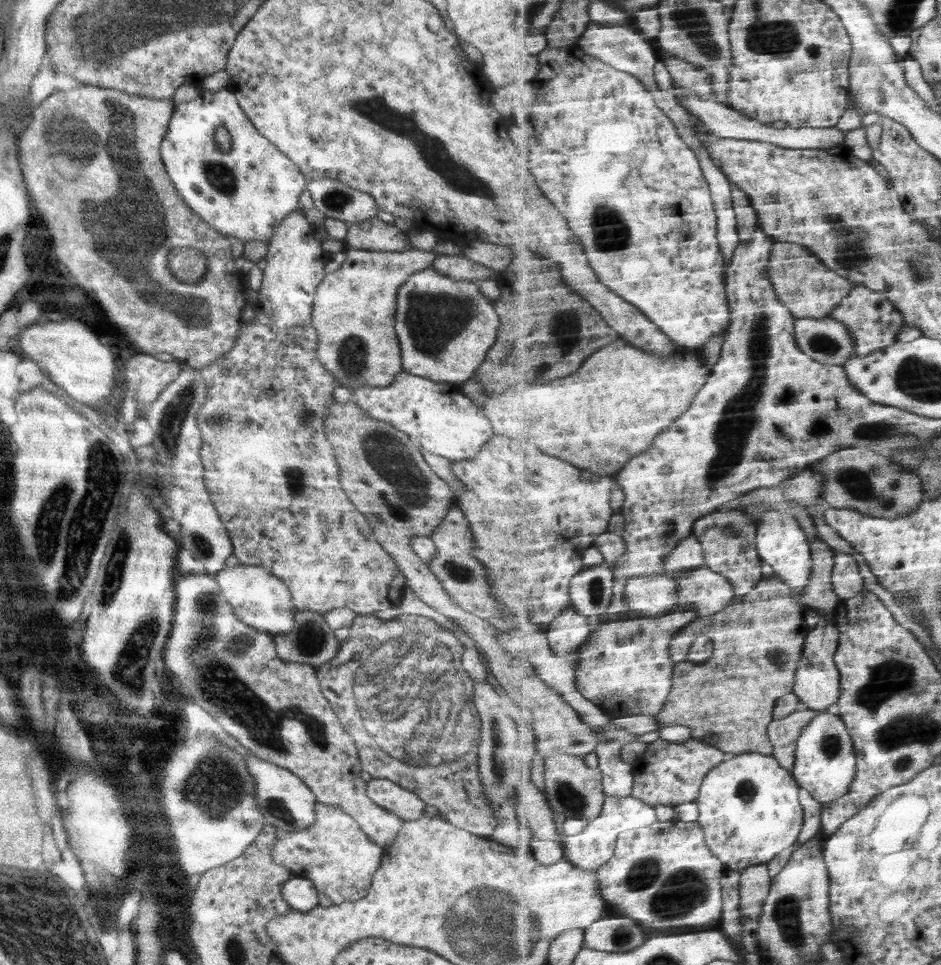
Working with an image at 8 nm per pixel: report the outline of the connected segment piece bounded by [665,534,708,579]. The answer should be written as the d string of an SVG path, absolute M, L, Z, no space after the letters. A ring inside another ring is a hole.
M693 534L682 540L672 552L672 560L668 560L665 572L674 579L676 576L682 576L682 572L694 572L704 567L708 567L704 543Z

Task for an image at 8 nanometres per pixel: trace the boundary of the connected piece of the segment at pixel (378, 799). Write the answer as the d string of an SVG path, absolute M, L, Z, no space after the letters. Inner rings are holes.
M374 778L367 782L368 798L380 807L396 813L405 821L418 820L427 804L416 793L402 788L391 780Z

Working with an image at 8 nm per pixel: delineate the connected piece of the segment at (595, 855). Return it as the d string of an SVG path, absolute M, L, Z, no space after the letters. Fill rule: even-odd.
M608 796L607 803L600 817L589 823L581 833L570 835L565 843L566 860L572 861L575 865L586 870L597 871L602 866L612 861L616 854L619 836L626 830L640 827L649 827L658 822L655 806L645 803L643 800L632 797L630 800Z

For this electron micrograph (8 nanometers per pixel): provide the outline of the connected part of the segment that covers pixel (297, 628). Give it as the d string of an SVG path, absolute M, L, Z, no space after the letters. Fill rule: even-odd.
M311 611L297 612L291 632L275 635L273 640L276 655L284 662L316 668L336 657L340 644L325 618Z

